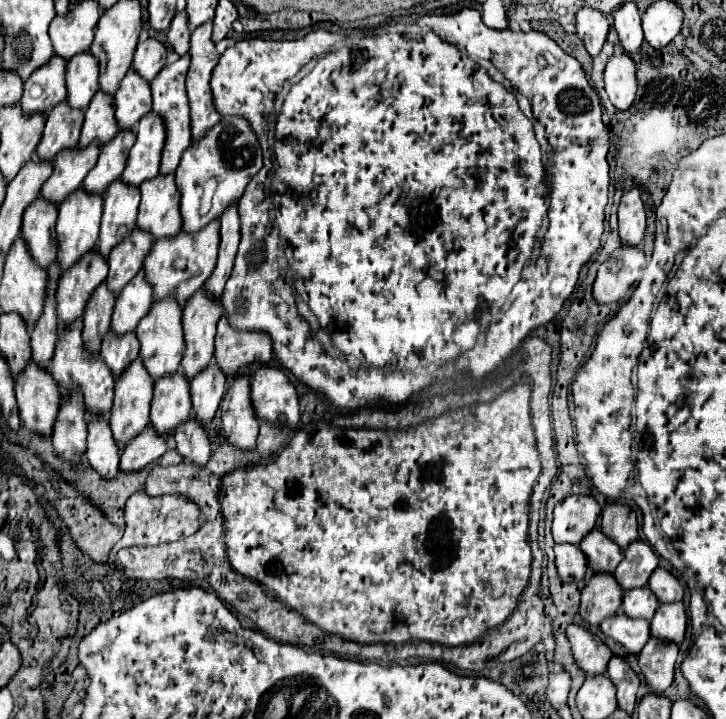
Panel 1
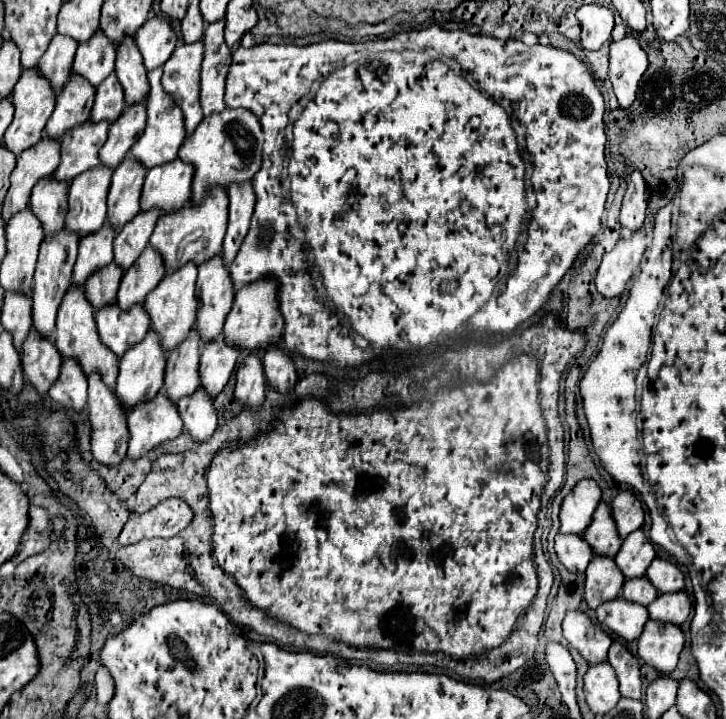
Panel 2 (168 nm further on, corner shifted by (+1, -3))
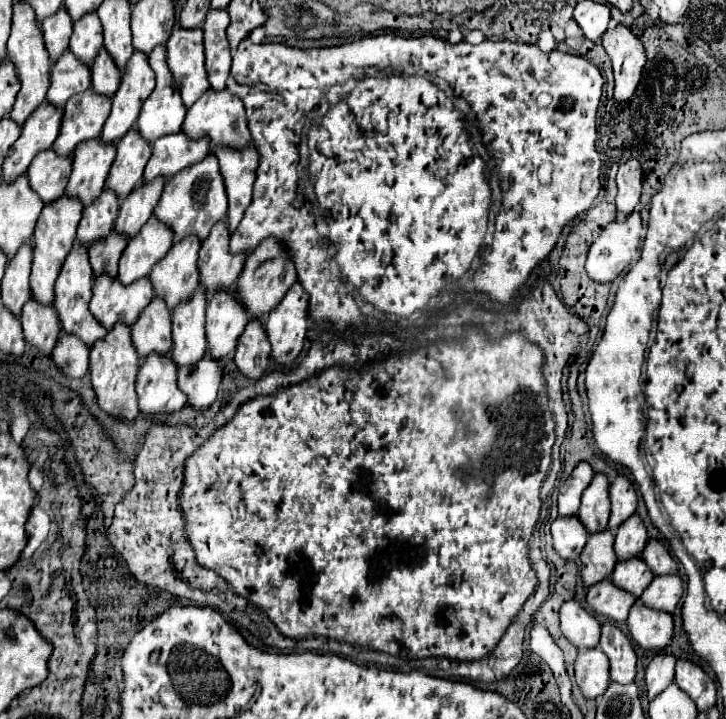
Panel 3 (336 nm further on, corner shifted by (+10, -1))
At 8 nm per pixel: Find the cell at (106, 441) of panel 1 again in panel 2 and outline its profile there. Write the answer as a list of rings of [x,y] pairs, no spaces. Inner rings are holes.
[[[91,373],[91,377],[89,377],[87,415],[89,415],[89,423],[91,423],[91,455],[93,455],[93,459],[97,463],[101,463],[101,465],[107,465],[107,467],[121,463],[125,459],[127,439],[129,439],[127,413],[117,403],[117,397],[115,397],[113,389],[105,387],[105,383],[99,377],[99,373]]]

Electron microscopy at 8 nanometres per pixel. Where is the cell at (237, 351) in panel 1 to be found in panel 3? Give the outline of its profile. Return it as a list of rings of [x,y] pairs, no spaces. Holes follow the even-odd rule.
[[[262,241],[262,245],[258,245],[258,249],[254,249],[254,253],[248,255],[248,259],[244,263],[244,271],[236,283],[236,291],[238,291],[240,301],[252,313],[252,317],[262,319],[280,303],[280,299],[286,295],[286,291],[294,285],[296,279],[298,277],[294,273],[294,261],[290,261],[290,257],[286,257],[286,249],[282,249],[282,243],[280,241]]]

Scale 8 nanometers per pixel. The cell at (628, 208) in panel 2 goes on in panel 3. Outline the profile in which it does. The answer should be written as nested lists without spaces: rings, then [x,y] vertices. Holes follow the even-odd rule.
[[[636,159],[622,163],[618,169],[618,175],[616,175],[616,183],[618,183],[618,195],[616,195],[618,215],[626,217],[634,211],[636,203],[640,201],[640,193],[642,193],[642,167],[640,167],[640,163]]]

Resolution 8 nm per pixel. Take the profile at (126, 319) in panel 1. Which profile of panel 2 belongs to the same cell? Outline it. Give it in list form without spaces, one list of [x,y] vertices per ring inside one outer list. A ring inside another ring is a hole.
[[[149,245],[141,253],[141,257],[129,267],[129,271],[121,279],[121,287],[117,293],[117,305],[121,311],[129,311],[135,305],[141,305],[145,297],[159,285],[165,277],[165,267],[161,255]]]

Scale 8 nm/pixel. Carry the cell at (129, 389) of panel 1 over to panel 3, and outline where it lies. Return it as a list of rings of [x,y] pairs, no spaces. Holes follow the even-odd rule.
[[[158,297],[146,305],[144,313],[132,325],[132,341],[140,359],[146,359],[152,351],[168,353],[168,349],[172,349],[170,317],[168,305],[158,301]]]

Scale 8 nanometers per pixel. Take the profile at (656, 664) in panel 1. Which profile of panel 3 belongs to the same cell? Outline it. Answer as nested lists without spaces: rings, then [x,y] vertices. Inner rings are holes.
[[[638,599],[630,607],[630,617],[626,619],[628,633],[644,649],[660,651],[672,639],[672,613],[658,613],[656,609],[646,609]]]

